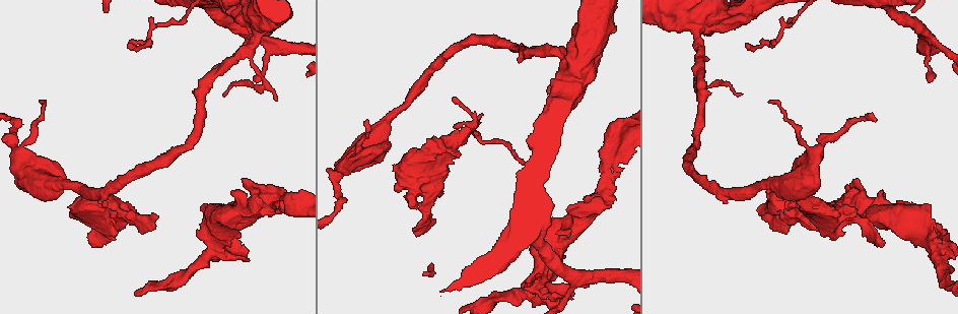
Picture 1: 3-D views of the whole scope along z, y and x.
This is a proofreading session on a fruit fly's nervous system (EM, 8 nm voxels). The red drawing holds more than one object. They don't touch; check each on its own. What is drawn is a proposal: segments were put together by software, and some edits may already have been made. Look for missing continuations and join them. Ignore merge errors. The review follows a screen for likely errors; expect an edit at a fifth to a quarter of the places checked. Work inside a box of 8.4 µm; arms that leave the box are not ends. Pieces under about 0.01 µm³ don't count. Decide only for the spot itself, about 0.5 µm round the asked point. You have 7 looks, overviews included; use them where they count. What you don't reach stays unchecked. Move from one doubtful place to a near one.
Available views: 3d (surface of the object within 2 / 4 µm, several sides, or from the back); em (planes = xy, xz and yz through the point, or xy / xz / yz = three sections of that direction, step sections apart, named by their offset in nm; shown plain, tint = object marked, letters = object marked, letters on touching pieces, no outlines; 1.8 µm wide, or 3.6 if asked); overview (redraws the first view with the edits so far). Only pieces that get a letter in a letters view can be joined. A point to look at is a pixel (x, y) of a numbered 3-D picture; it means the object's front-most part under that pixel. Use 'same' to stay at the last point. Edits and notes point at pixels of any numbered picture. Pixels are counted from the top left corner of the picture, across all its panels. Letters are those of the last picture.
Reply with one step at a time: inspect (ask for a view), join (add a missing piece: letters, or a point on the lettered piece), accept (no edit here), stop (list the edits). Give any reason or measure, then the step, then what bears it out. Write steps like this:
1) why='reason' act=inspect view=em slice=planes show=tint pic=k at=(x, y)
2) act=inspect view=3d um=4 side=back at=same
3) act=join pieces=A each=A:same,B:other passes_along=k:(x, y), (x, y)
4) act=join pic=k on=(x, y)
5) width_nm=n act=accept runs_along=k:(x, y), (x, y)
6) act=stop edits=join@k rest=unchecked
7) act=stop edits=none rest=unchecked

why='thin end' act=inspect view=3d um=4 pic=1 at=(931, 81)

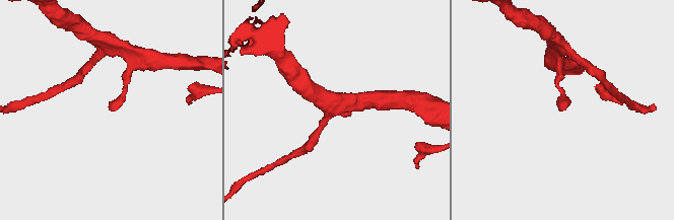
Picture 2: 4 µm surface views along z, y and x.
act=inspect view=em slice=planes show=tint pic=2 at=(110, 109)

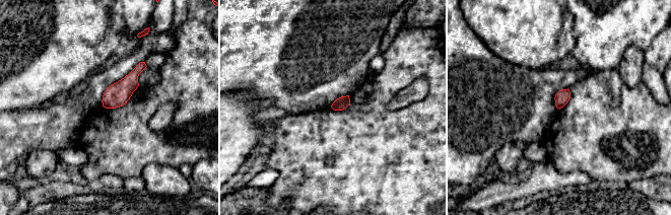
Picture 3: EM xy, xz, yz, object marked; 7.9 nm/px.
why='what lies round it' act=inspect view=em slice=planes show=letters at=same

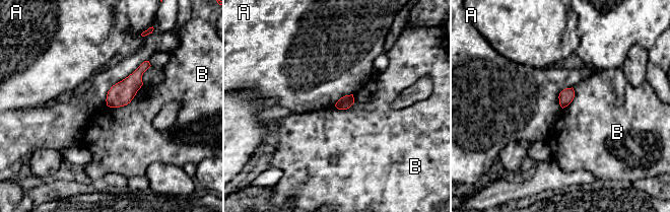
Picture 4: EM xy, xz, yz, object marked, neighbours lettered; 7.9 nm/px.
act=accept each=A:other,B:other border=4:(142, 84), (126, 104), (107, 106) found='none of them fits'

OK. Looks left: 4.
act=inspect view=3d um=4 pic=1 at=(91, 242)

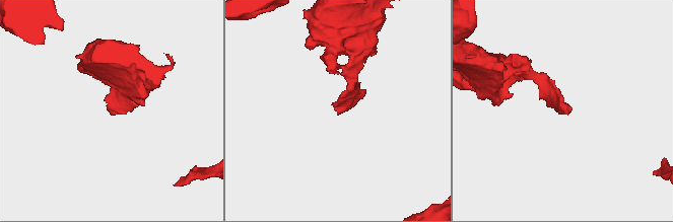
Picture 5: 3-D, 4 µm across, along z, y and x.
act=inspect view=em um=3.6 slice=planes show=letters pic=5 at=(111, 110)

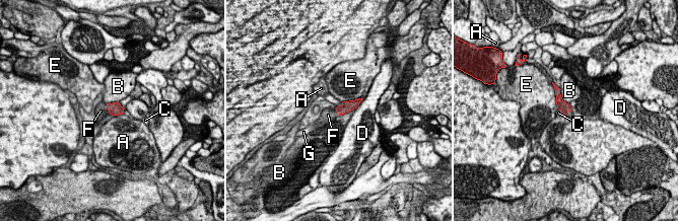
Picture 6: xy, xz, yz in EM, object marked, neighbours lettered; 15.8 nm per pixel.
width_nm=180 act=join pieces=F each=A:other,B:other,C:other,D:other,E:other,F:same,G:other found='it goes on there'

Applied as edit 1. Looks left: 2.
act=stop edits=join@6 rest=unchecked

